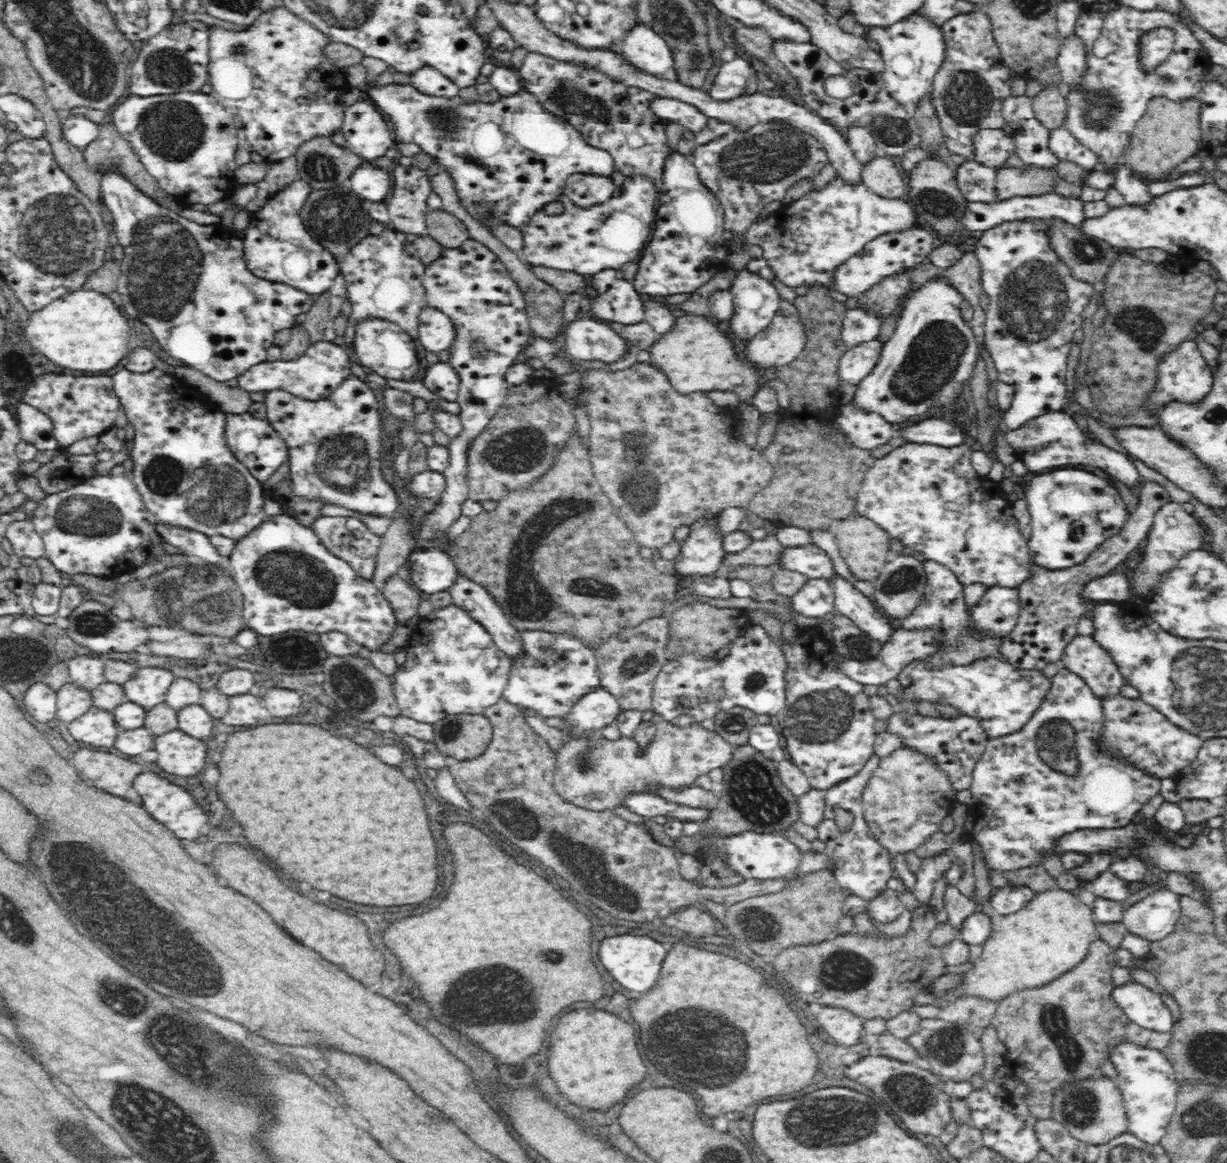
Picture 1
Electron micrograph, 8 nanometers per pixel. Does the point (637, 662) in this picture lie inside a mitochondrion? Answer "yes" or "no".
yes

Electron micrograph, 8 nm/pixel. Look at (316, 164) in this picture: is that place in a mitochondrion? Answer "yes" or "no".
yes

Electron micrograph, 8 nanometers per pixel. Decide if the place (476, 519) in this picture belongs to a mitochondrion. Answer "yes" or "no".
no

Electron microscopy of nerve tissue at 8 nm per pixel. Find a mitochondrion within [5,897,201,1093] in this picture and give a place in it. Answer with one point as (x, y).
(123, 1000)

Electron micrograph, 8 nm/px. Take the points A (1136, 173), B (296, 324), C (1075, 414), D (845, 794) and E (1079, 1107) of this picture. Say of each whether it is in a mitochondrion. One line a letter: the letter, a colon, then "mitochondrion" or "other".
A: other
B: other
C: other
D: other
E: mitochondrion

